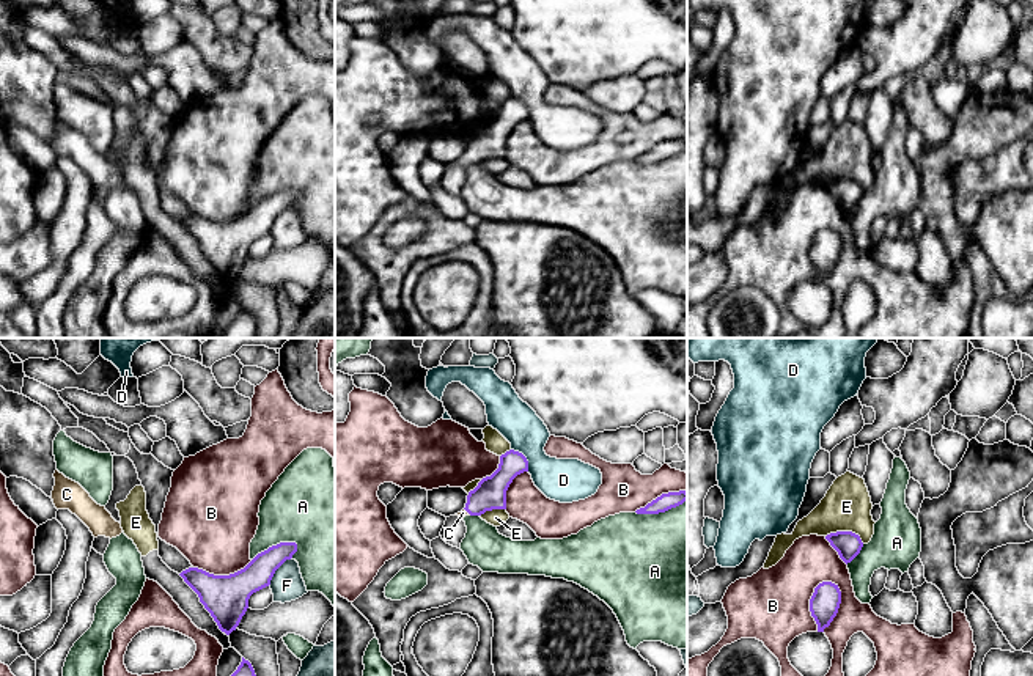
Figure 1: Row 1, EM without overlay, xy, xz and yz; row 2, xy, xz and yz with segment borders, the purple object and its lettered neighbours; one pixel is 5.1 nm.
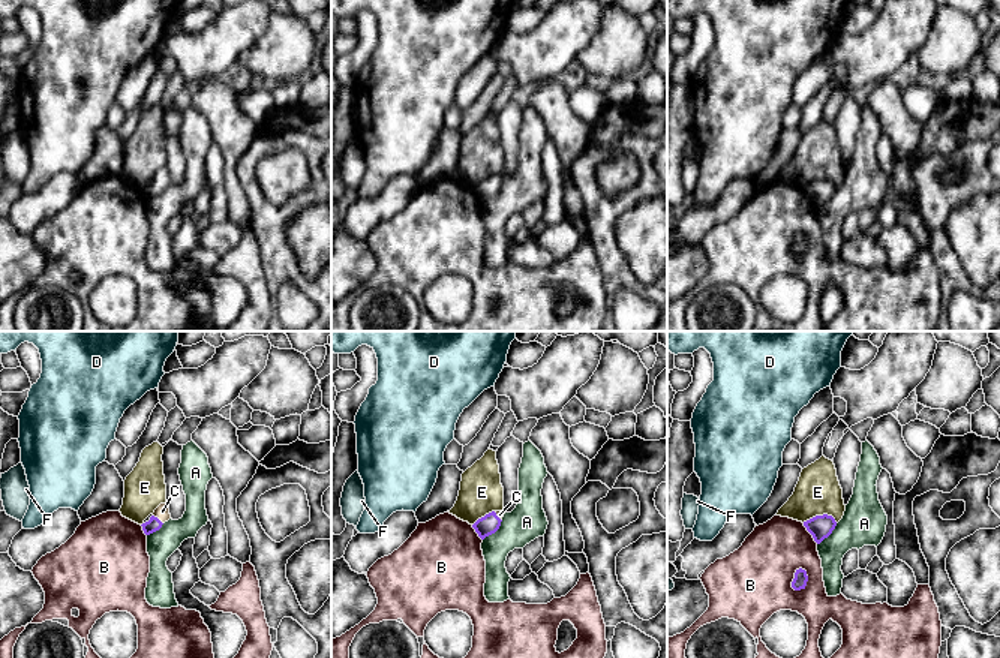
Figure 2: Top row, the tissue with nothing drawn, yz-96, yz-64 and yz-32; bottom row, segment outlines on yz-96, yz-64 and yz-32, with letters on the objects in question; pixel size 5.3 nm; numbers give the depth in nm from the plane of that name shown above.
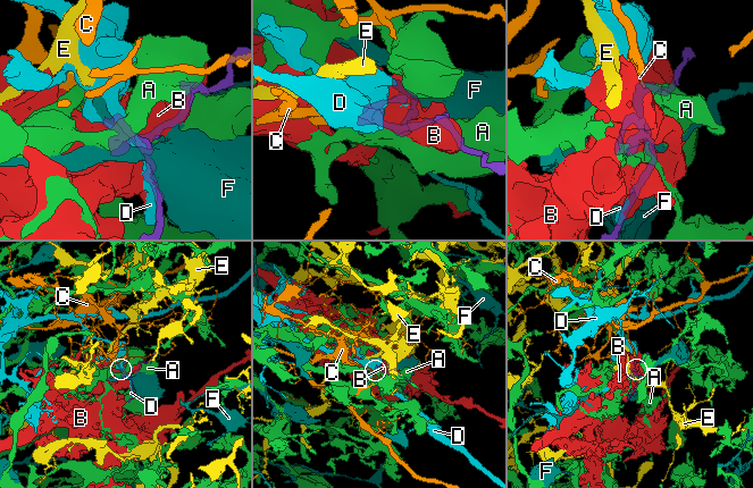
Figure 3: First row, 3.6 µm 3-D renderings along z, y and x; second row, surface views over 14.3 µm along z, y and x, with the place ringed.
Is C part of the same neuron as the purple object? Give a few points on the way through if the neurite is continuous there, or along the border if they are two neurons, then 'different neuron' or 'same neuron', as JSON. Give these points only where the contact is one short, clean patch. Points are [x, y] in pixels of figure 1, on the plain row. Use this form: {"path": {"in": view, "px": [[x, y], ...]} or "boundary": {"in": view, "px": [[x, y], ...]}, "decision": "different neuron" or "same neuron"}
{"path": {"in": "xz", "px": [[491, 140], [467, 159], [463, 161]]}, "decision": "same neuron"}

